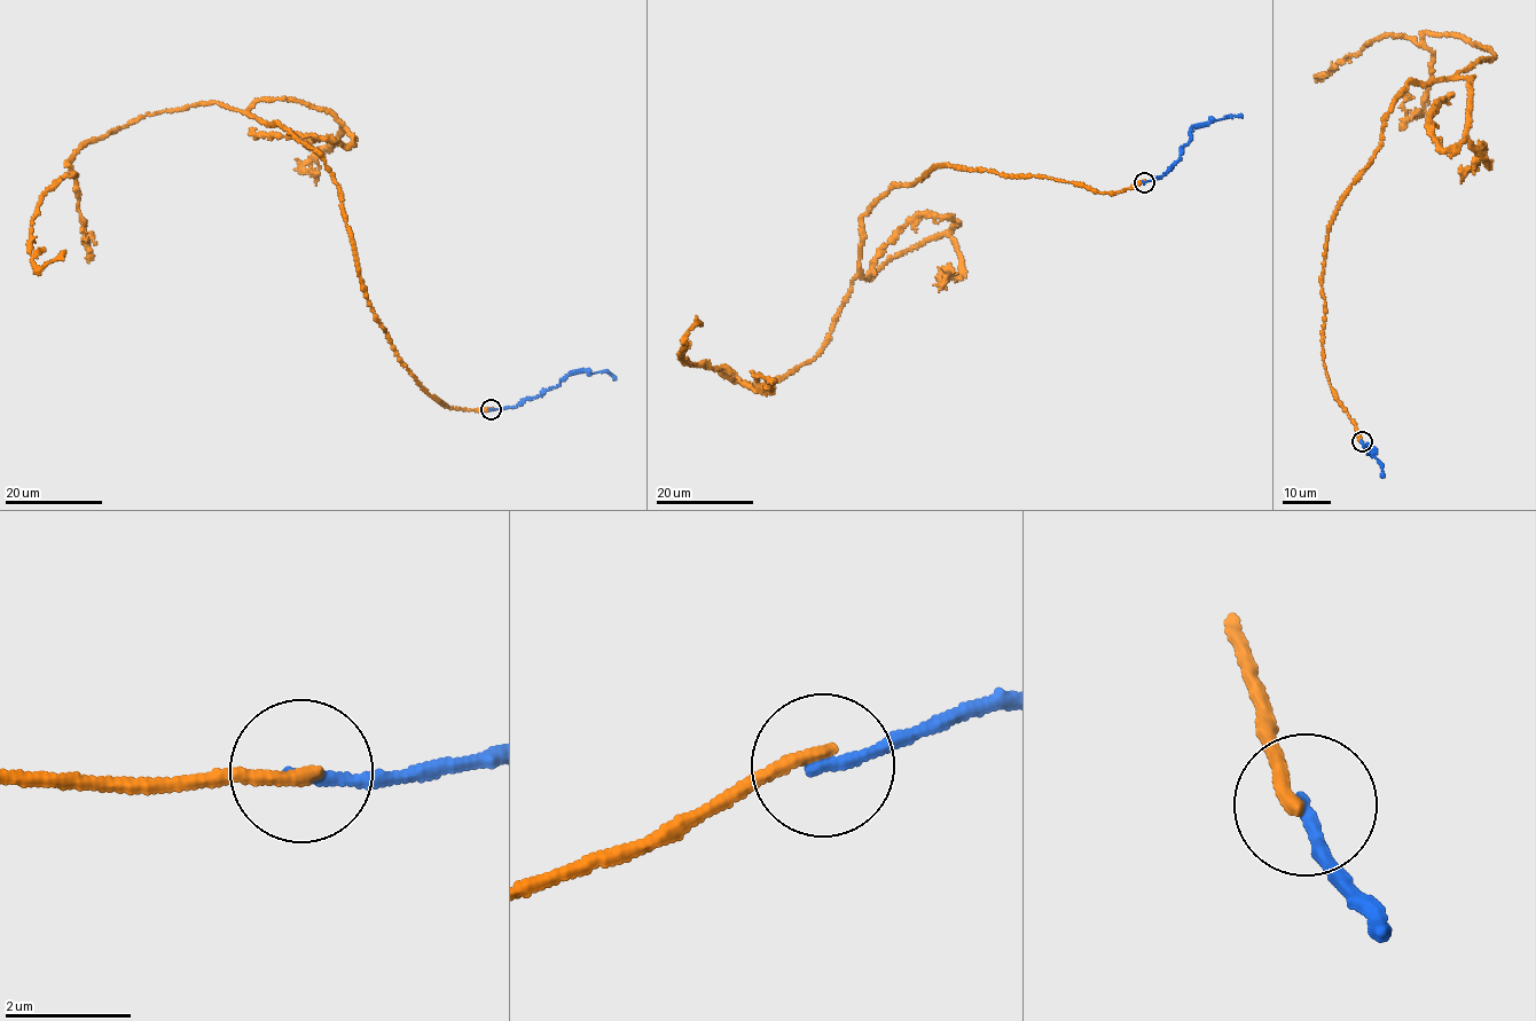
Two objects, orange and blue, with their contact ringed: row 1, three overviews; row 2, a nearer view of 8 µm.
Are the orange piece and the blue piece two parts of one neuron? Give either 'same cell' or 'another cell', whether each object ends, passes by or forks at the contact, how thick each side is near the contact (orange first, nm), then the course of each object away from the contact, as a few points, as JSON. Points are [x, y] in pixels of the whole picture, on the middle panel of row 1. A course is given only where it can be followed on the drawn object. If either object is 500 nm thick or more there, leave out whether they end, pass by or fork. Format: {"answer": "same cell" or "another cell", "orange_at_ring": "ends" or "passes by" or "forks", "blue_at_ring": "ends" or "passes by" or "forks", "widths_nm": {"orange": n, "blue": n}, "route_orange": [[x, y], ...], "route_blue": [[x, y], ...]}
{"answer": "another cell", "orange_at_ring": "ends", "blue_at_ring": "ends", "widths_nm": {"orange": 220, "blue": 200}, "route_orange": [[1144, 182], [1100, 194], [938, 164], [862, 216], [860, 273], [815, 358], [749, 386], [683, 362], [700, 323]], "route_blue": [[1144, 182], [1164, 177], [1178, 162], [1183, 147], [1189, 143], [1193, 126], [1241, 114]]}

